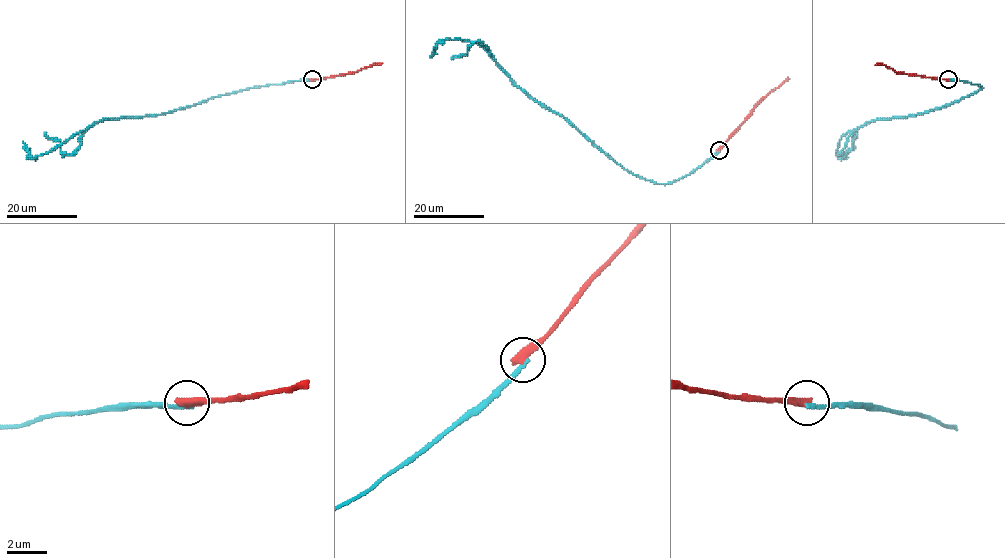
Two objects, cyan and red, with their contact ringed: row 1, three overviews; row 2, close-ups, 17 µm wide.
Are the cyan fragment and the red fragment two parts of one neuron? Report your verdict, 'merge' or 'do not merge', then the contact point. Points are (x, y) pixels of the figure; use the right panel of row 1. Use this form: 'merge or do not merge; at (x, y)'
do not merge; at (948, 79)

